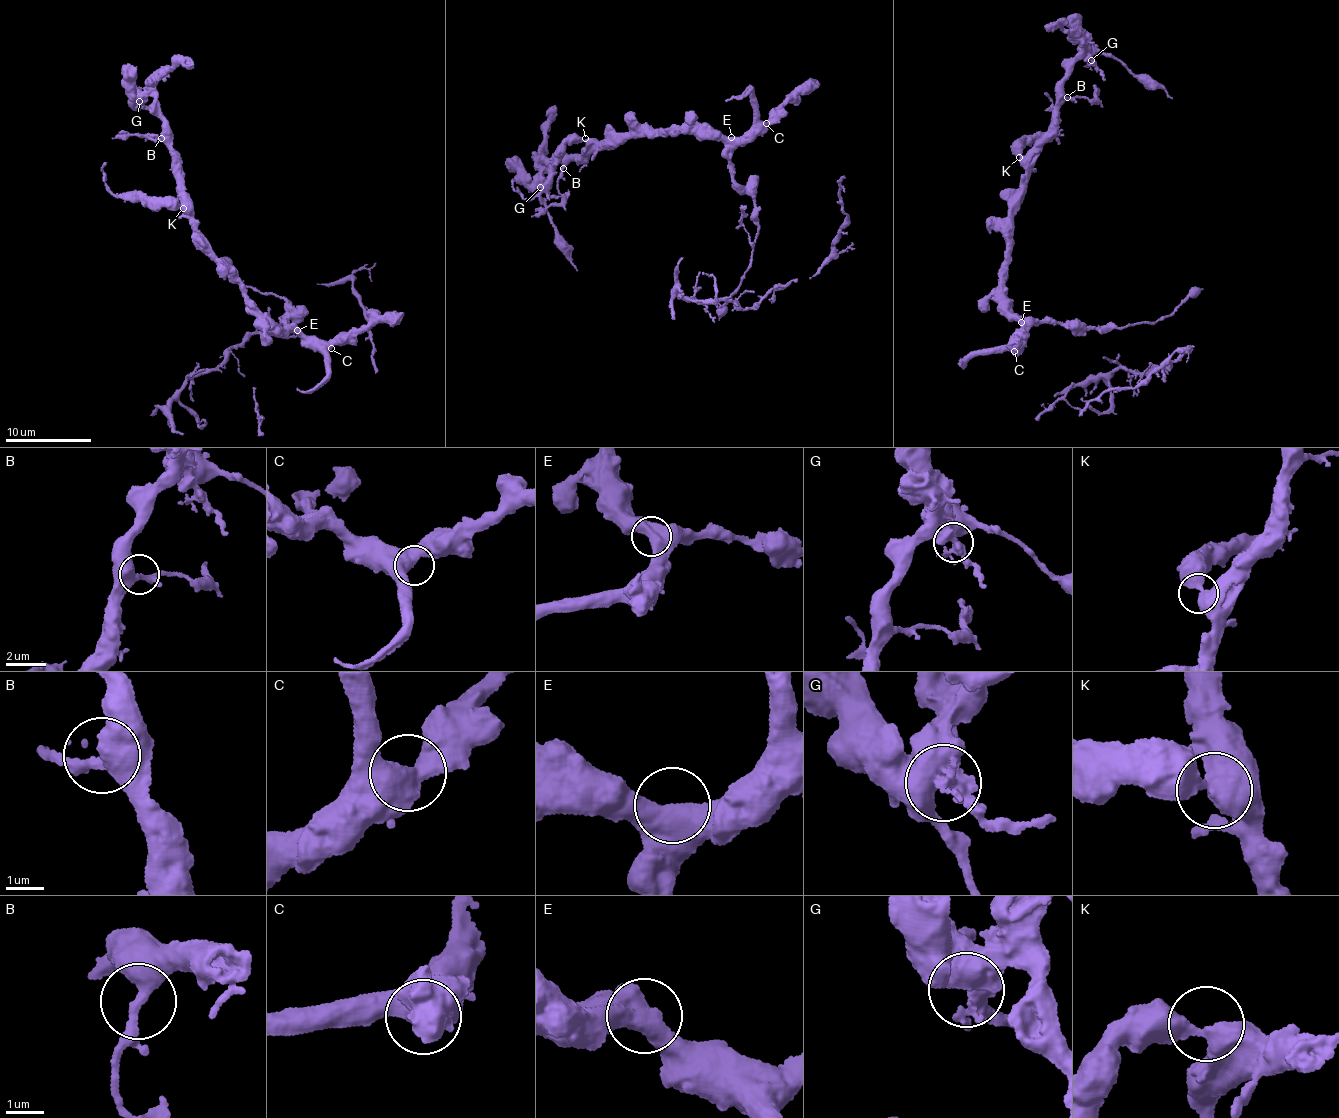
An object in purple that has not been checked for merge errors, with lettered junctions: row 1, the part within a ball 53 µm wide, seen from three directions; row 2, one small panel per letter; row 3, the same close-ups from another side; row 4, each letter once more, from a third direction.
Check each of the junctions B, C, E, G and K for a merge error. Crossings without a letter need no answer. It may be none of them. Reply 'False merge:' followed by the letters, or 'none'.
False merge: none

